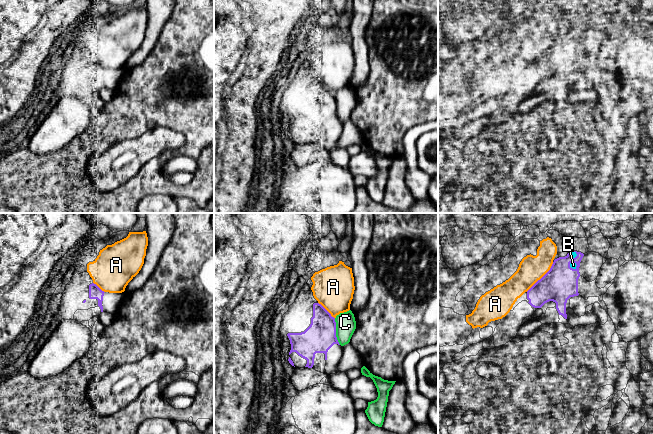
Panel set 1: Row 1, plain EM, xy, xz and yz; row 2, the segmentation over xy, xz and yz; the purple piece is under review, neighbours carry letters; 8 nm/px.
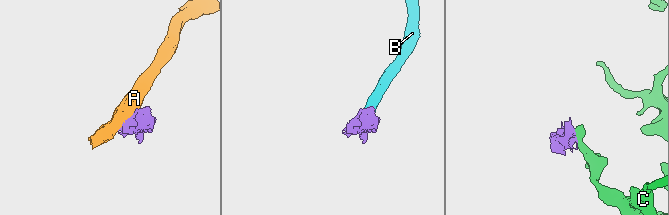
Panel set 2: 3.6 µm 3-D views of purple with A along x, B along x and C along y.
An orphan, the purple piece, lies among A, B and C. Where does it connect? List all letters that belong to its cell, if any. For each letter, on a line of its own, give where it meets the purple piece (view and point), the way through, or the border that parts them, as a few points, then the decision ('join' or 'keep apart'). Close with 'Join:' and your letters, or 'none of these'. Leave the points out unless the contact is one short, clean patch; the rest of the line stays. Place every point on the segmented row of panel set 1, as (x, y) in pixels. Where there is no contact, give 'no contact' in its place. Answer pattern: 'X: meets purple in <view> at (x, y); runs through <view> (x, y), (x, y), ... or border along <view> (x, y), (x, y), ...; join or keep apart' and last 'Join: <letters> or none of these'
A: meets purple in yz at (542, 277); keep apart
B: meets purple in yz at (570, 267); join
C: meets purple in xz at (335, 331); keep apart
Join: B

